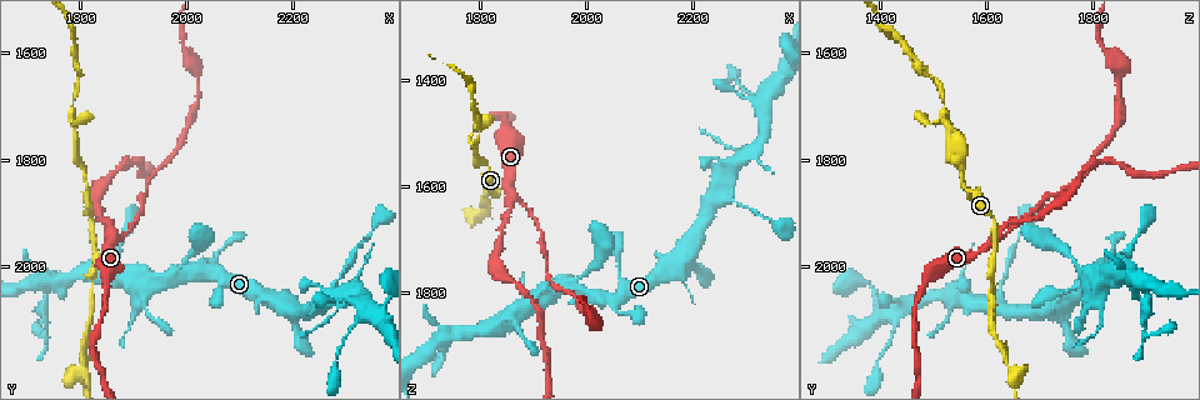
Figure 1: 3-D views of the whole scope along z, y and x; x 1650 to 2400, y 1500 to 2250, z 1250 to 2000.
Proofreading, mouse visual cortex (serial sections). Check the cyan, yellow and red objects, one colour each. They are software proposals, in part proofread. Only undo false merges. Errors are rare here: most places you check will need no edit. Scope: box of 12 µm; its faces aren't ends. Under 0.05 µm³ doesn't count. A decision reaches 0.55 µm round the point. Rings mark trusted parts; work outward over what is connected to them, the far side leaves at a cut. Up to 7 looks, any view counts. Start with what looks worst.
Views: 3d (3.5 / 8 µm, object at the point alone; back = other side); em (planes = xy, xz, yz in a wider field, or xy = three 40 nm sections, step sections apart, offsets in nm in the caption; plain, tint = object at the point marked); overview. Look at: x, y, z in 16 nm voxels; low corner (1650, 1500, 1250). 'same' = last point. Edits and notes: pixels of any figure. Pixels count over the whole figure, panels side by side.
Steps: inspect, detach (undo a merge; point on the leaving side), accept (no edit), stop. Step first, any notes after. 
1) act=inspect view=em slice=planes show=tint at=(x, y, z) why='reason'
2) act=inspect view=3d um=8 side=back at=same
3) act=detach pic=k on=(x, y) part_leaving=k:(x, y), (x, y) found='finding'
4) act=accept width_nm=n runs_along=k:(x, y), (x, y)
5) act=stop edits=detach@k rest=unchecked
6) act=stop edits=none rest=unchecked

act=inspect view=3d um=3.5 at=(1785, 1725, 1520) why='branch point'

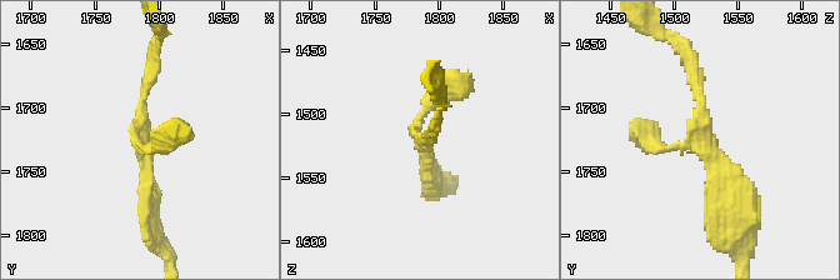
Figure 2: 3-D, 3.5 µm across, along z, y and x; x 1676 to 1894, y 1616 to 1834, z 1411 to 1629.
act=inspect view=em slice=xy step=5 show=tint at=(1790, 1728, 1522)

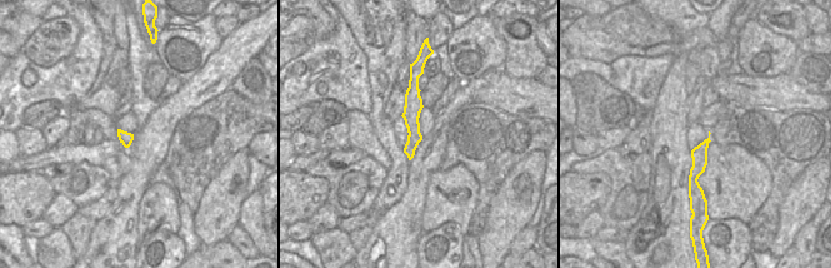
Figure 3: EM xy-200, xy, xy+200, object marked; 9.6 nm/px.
act=accept runs_along=3:(411, 84), (413, 143), (410, 154) found='continuous, no second cell'

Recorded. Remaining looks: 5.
act=inspect view=3d um=3.5 at=(1810, 2200, 1650) why='thick turns thin'

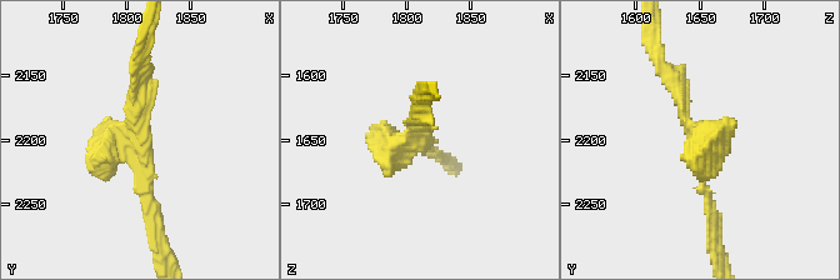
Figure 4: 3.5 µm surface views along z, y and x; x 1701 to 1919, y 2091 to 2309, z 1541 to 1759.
act=inspect view=em slice=xy step=3 show=tint at=(1806, 2198, 1648) why='now the EM'

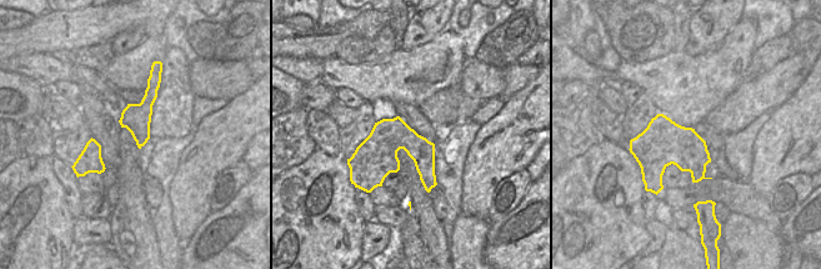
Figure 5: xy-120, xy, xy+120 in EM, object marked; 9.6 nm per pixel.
act=accept runs_along=4:(660, 60), (708, 144), (698, 179) found='continuous, no second cell'

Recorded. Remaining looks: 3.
act=inspect view=em slice=xy step=5 show=tint at=(1865, 1950, 1615) why='side arm on a straight run'

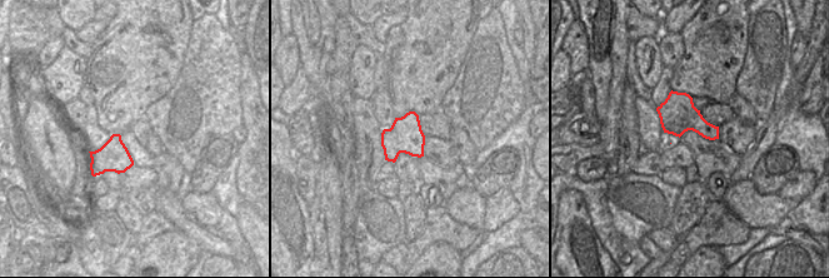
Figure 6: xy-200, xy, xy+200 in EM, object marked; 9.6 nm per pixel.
act=inspect view=3d um=3.5 at=same

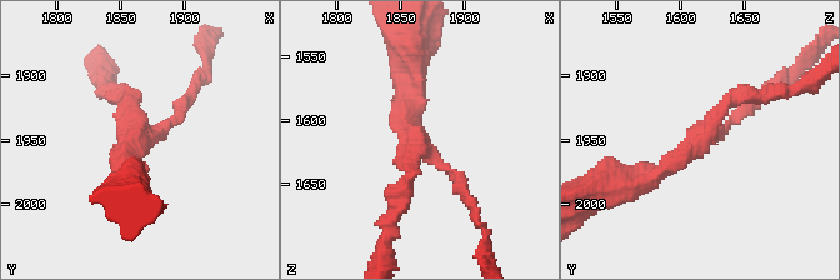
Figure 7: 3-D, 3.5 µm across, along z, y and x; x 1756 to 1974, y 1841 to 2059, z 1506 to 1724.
act=accept width_nm=340 runs_along=7:(644, 184), (759, 99) found='all the same cell'

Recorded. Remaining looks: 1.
act=stop edits=none rest=unchecked

